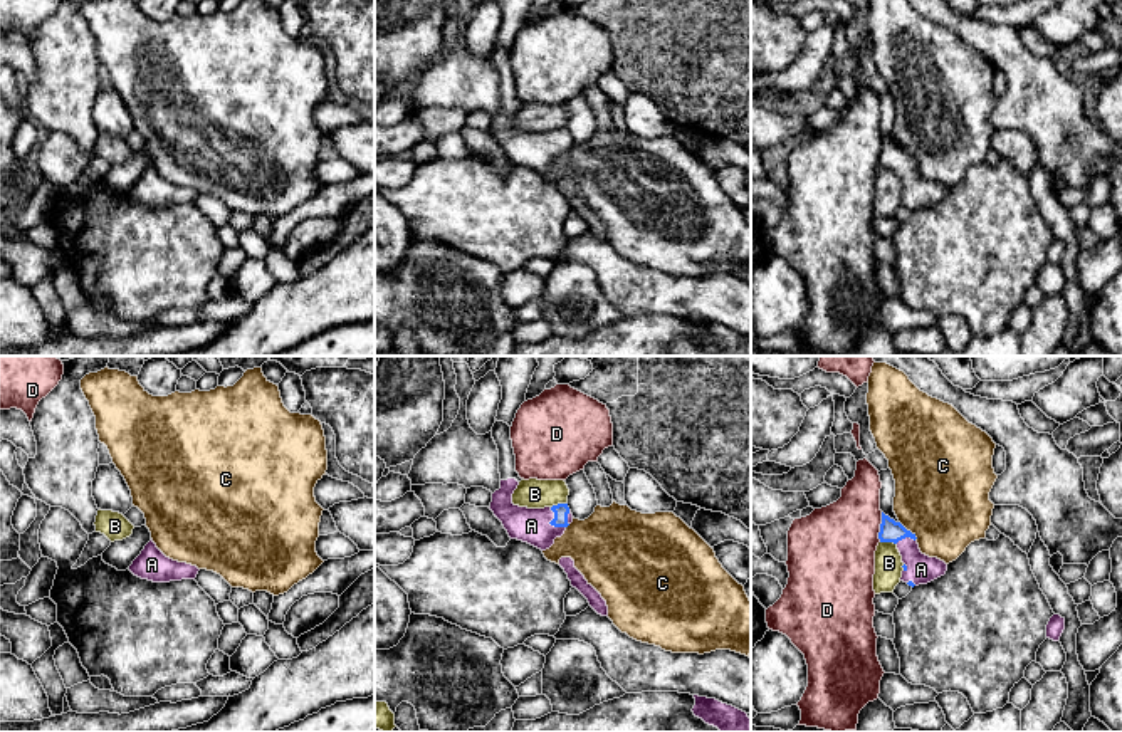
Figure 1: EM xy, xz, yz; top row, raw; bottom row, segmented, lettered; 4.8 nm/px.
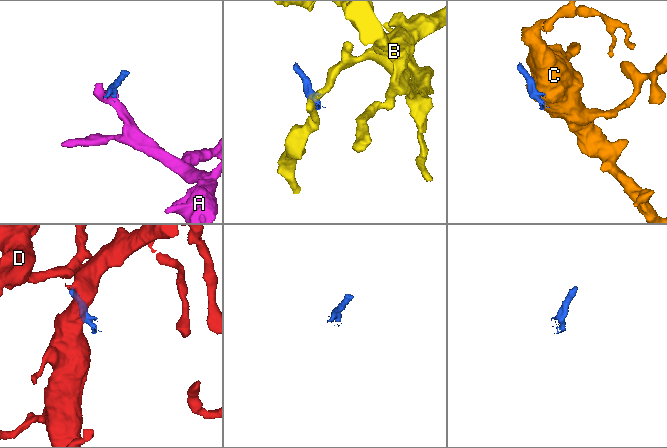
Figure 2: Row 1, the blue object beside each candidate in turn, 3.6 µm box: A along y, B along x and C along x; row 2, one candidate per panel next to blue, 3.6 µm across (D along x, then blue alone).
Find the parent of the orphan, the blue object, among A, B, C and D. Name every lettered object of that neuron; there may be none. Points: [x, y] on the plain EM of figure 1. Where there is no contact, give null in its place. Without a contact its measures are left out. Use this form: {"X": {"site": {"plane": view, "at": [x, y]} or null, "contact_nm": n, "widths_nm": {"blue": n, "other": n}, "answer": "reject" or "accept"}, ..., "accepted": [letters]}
{"A": {"site": {"plane": "xz", "at": [550, 146]}, "contact_nm": 130, "widths_nm": {"blue": 70, "other": 170}, "answer": "accept"}, "B": {"site": {"plane": "yz", "at": [889, 165]}, "contact_nm": 80, "widths_nm": {"blue": 110, "other": 130}, "answer": "reject"}, "C": {"site": {"plane": "yz", "at": [909, 155]}, "contact_nm": 130, "widths_nm": {"blue": 110, "other": 440}, "answer": "reject"}, "D": {"site": {"plane": "yz", "at": [880, 151]}, "contact_nm": 140, "widths_nm": {"blue": 110, "other": 400}, "answer": "reject"}, "accepted": ["A"]}

